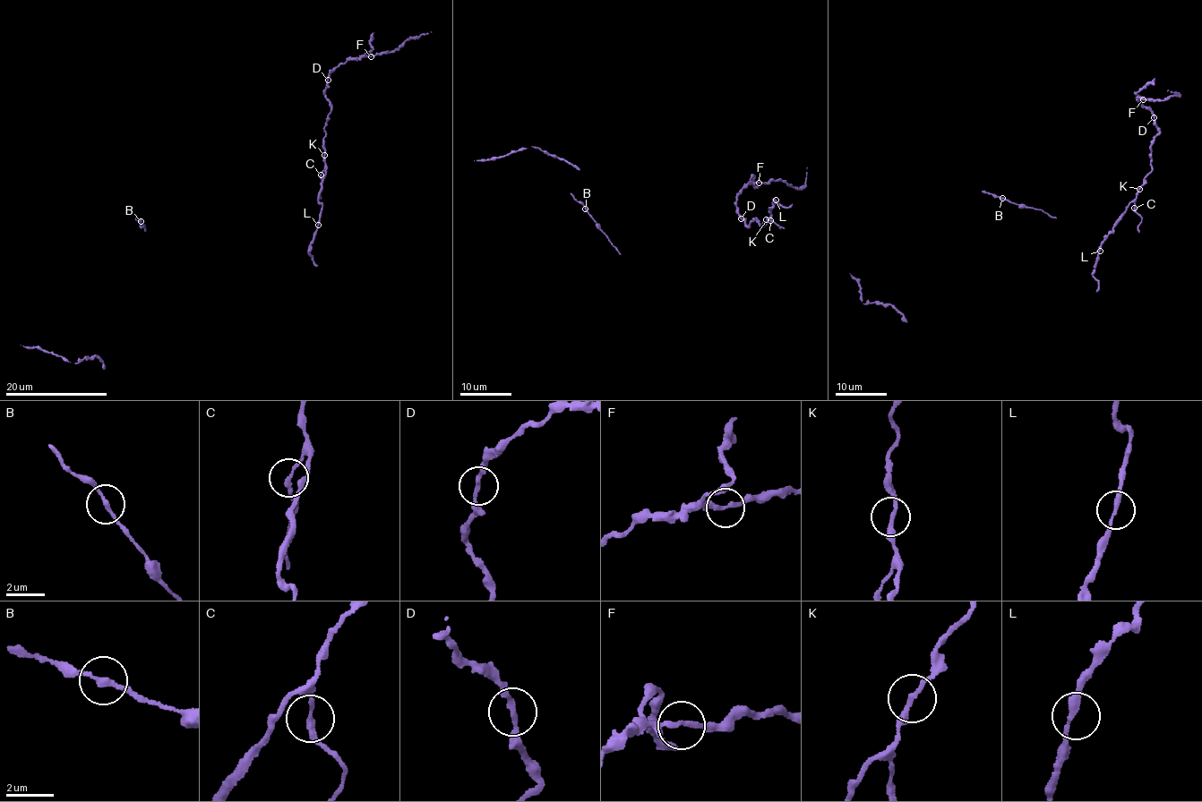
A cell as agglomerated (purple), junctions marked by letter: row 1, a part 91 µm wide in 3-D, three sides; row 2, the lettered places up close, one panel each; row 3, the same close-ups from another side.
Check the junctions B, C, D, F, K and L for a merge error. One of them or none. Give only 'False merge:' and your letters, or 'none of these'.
False merge: B

